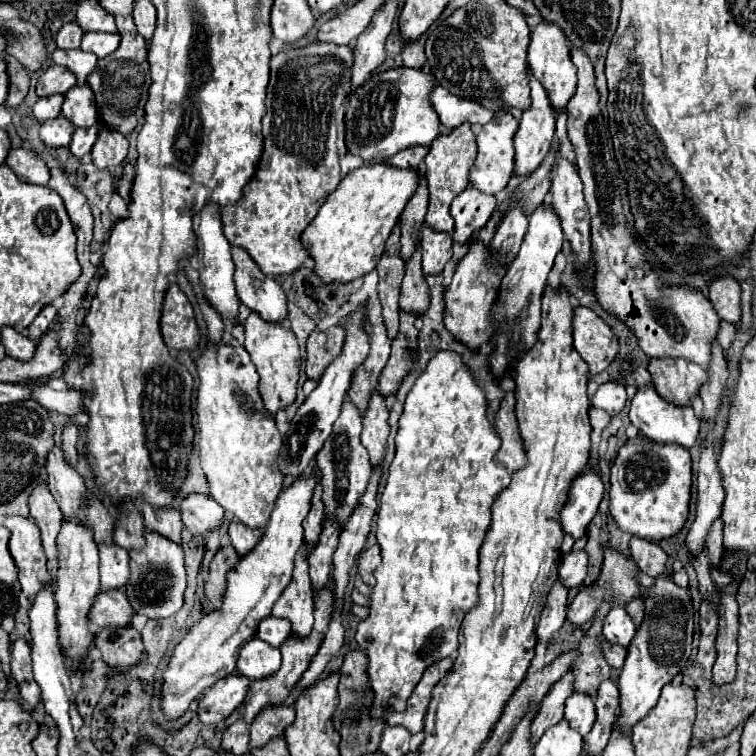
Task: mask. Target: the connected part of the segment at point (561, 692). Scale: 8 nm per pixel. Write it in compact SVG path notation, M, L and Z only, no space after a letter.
M568 673L560 681L556 681L554 687L550 689L550 693L544 697L540 711L538 711L538 715L536 715L536 719L532 721L532 727L530 727L530 735L532 735L530 743L532 745L540 741L540 737L544 735L544 731L548 727L556 725L564 717L564 701L574 691L572 683L574 683L574 675Z

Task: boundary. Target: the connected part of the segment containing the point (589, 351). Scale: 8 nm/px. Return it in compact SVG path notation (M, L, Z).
M576 307L574 309L574 347L590 365L590 373L596 375L608 369L618 351L620 341L614 335L612 327L598 317L590 307Z

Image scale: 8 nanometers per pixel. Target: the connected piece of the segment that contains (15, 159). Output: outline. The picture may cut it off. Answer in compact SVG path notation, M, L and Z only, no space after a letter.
M12 149L6 165L18 175L18 179L22 179L24 183L36 183L36 185L46 185L50 181L50 169L48 165L42 161L42 157L38 157L34 151L30 149Z

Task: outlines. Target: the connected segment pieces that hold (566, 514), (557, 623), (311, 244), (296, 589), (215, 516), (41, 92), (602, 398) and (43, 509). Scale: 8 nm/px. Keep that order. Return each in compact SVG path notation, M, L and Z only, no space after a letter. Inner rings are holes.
M586 471L582 477L574 479L568 501L560 513L560 525L564 533L568 533L572 539L580 539L586 533L586 527L602 501L602 493L604 485L598 477L598 471Z
M558 581L554 583L546 607L542 611L536 635L540 641L550 641L564 625L566 621L566 601L568 601L568 591L564 587L558 587Z
M388 163L362 165L350 171L334 195L326 199L318 215L302 233L302 245L308 247L316 265L314 271L324 283L352 281L376 269L386 239L396 227L404 207L418 189L418 169L400 169Z
M304 547L296 555L296 567L294 567L292 581L282 591L280 599L274 603L272 615L288 619L292 623L294 637L298 639L308 637L314 627L314 595L310 587L308 559L306 559Z
M188 495L182 501L182 521L194 535L206 535L224 523L224 509L208 495Z
M50 65L42 77L38 79L38 85L36 85L36 95L38 97L50 97L50 95L56 95L56 93L66 93L68 89L72 89L76 85L76 79L74 75L70 75L64 67L58 67L58 65Z
M618 381L602 383L592 397L592 405L598 409L604 409L608 415L618 415L626 405L624 385Z
M38 485L34 487L32 495L30 495L30 515L36 519L40 533L42 533L42 545L46 551L46 557L50 561L50 565L56 563L58 559L58 549L56 549L56 537L60 535L62 529L62 511L58 507L58 503L54 501L54 497L50 495L46 485Z

